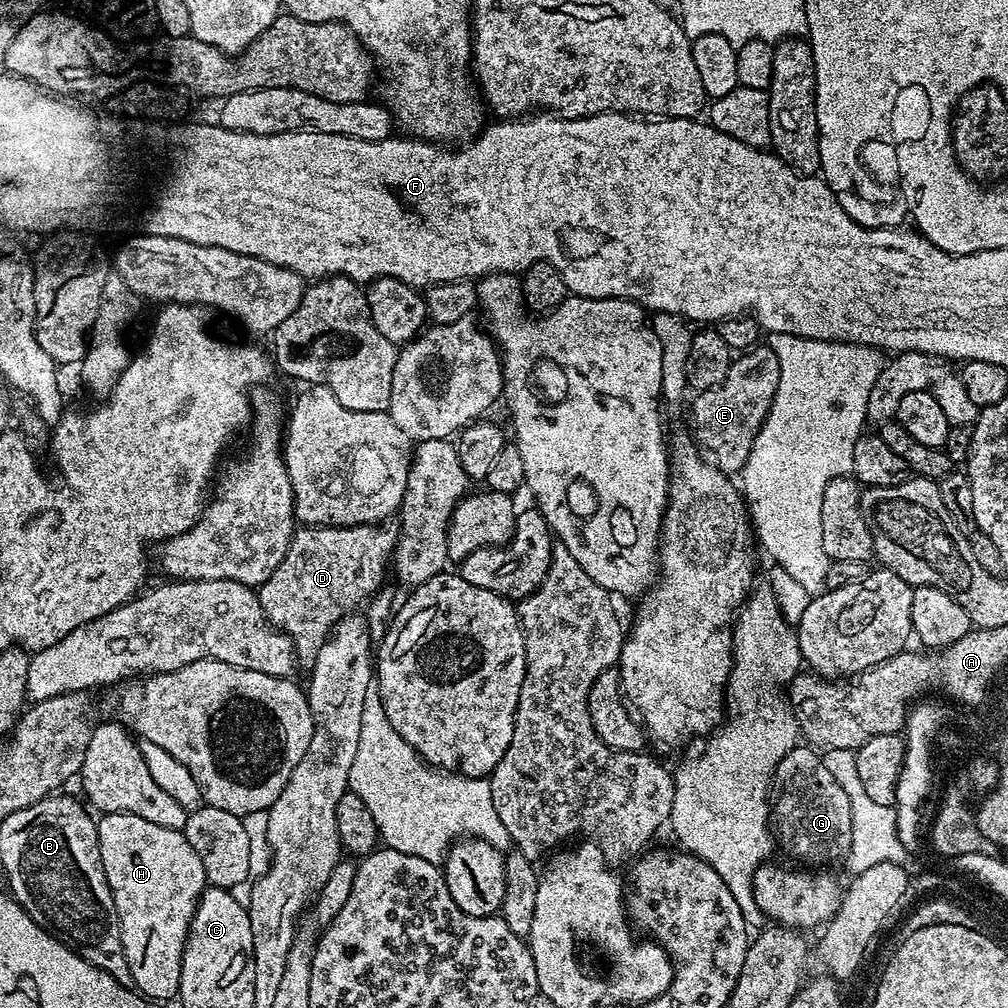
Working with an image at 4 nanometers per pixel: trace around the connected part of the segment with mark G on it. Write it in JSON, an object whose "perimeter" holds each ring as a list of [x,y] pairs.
{"perimeter":[[[798,746],[778,762],[772,775],[770,796],[770,824],[774,829],[775,843],[779,847],[781,844],[794,859],[801,860],[804,863],[801,865],[811,866],[816,870],[827,869],[824,868],[827,864],[836,864],[839,860],[840,863],[847,861],[852,841],[850,798],[846,798],[846,790],[838,786],[838,778],[834,778],[830,770],[826,770],[824,757],[815,747]]]}

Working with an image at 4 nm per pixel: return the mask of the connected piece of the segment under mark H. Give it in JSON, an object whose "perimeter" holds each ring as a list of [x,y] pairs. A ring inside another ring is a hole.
{"perimeter":[[[110,812],[101,815],[96,829],[100,835],[106,882],[110,882],[110,894],[114,894],[114,906],[118,910],[118,922],[122,930],[122,950],[126,950],[130,974],[134,974],[134,987],[147,999],[157,1002],[175,1001],[180,995],[182,954],[186,938],[200,895],[204,893],[208,884],[202,858],[194,854],[194,846],[186,842],[183,832],[166,830],[166,826],[158,826],[155,822],[146,822],[146,818],[138,818],[138,814]]]}

